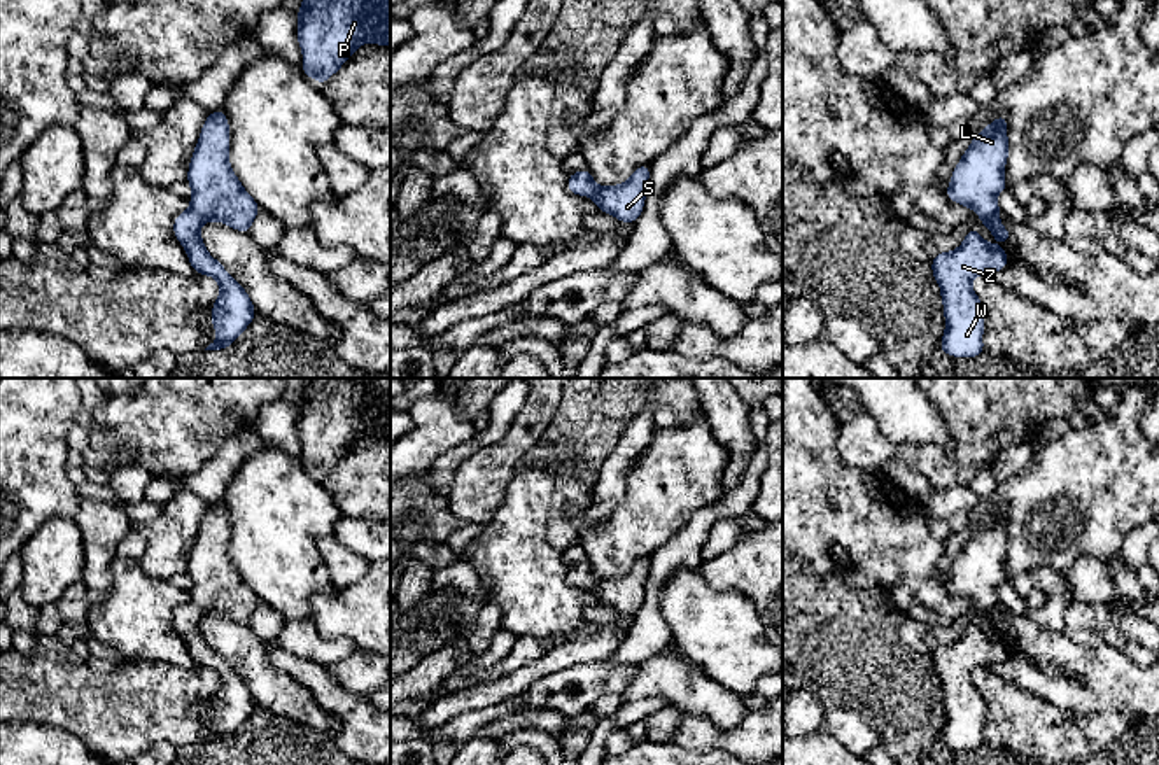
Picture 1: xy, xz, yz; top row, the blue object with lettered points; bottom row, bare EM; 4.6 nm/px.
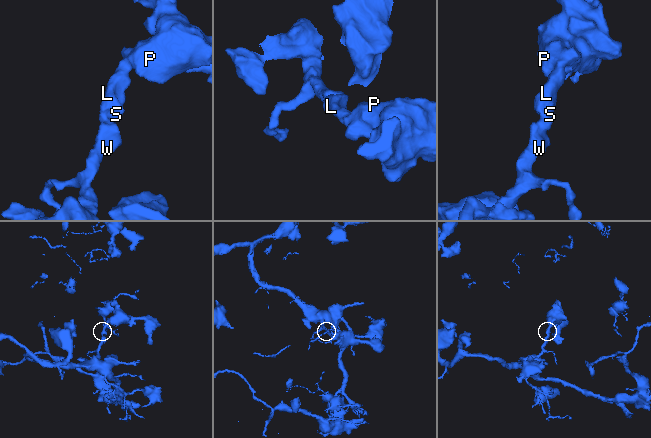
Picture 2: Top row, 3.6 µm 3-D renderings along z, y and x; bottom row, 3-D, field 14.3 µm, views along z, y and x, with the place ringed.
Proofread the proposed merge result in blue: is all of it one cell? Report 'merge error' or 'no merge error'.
no merge error

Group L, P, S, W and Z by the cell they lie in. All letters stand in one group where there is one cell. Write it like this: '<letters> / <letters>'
L P S W Z

